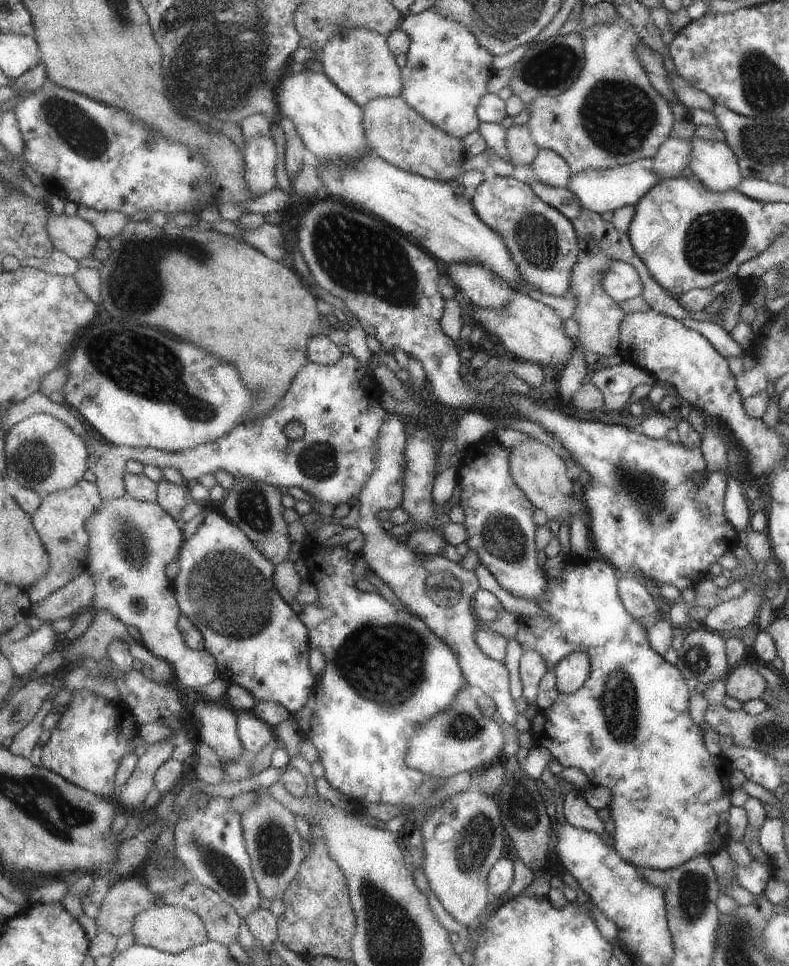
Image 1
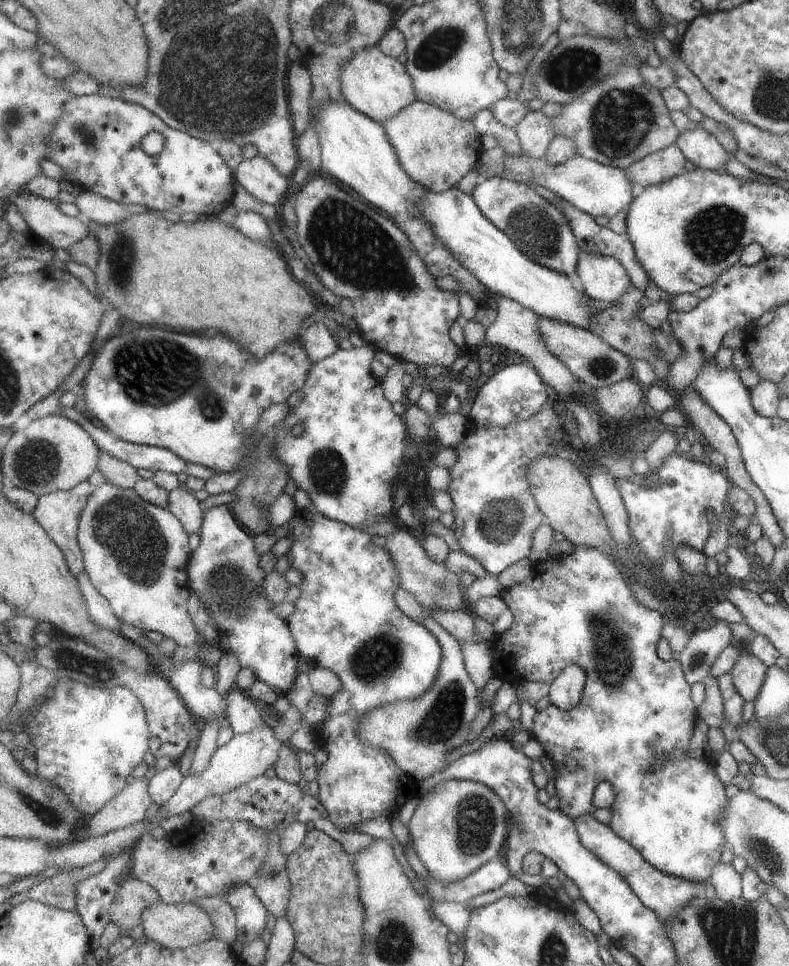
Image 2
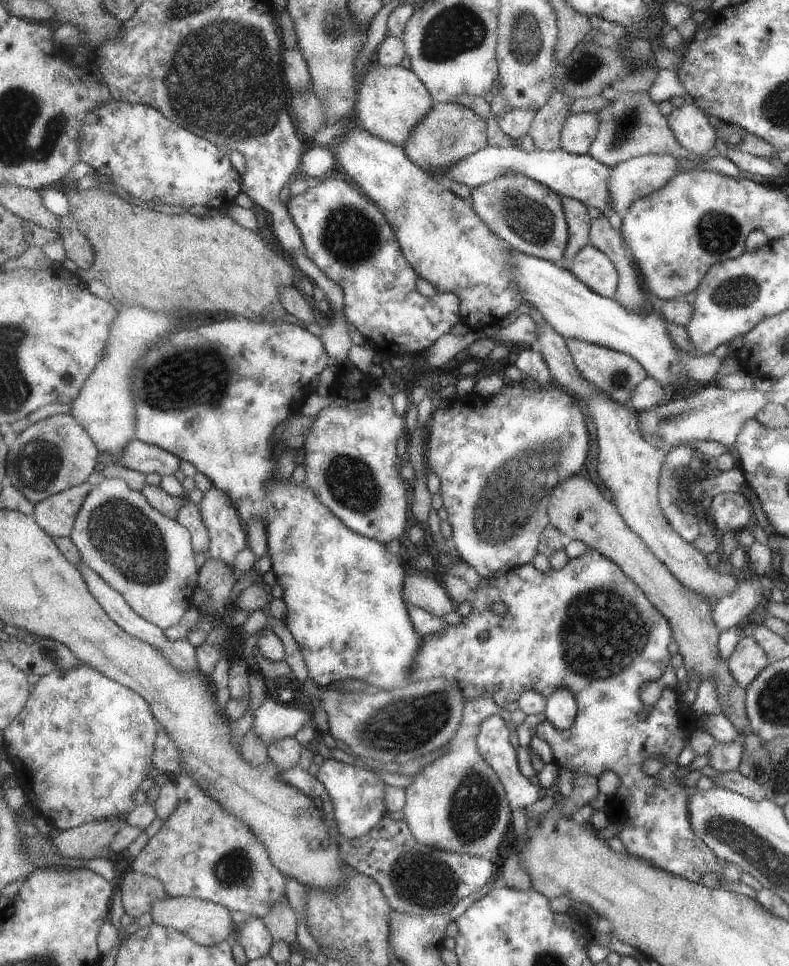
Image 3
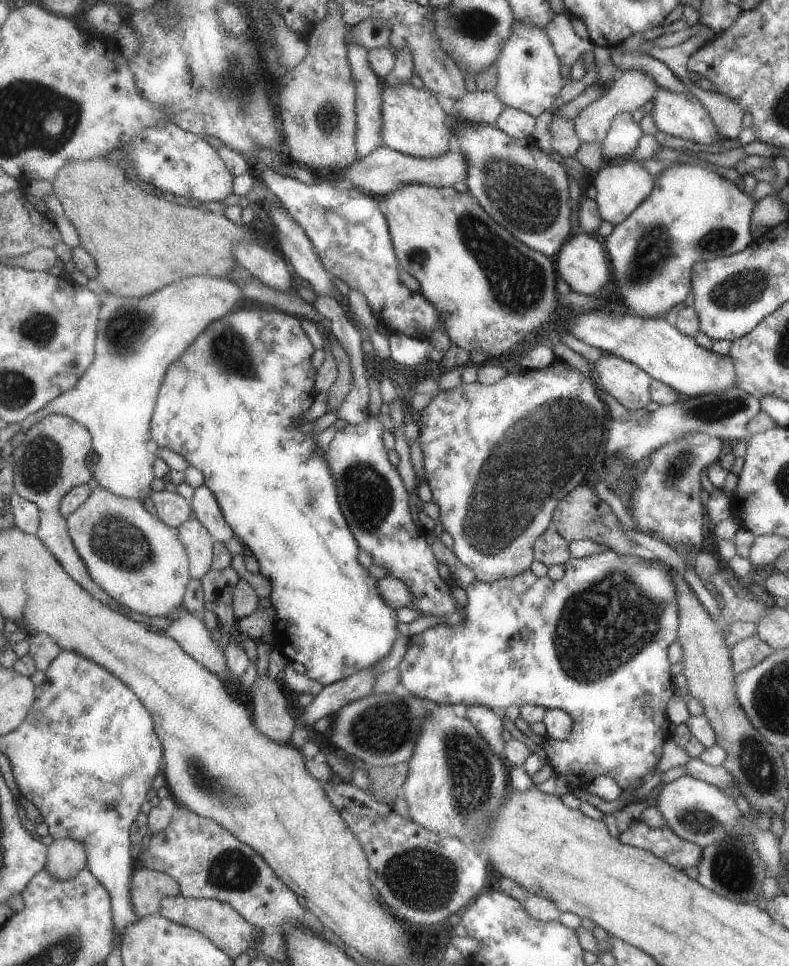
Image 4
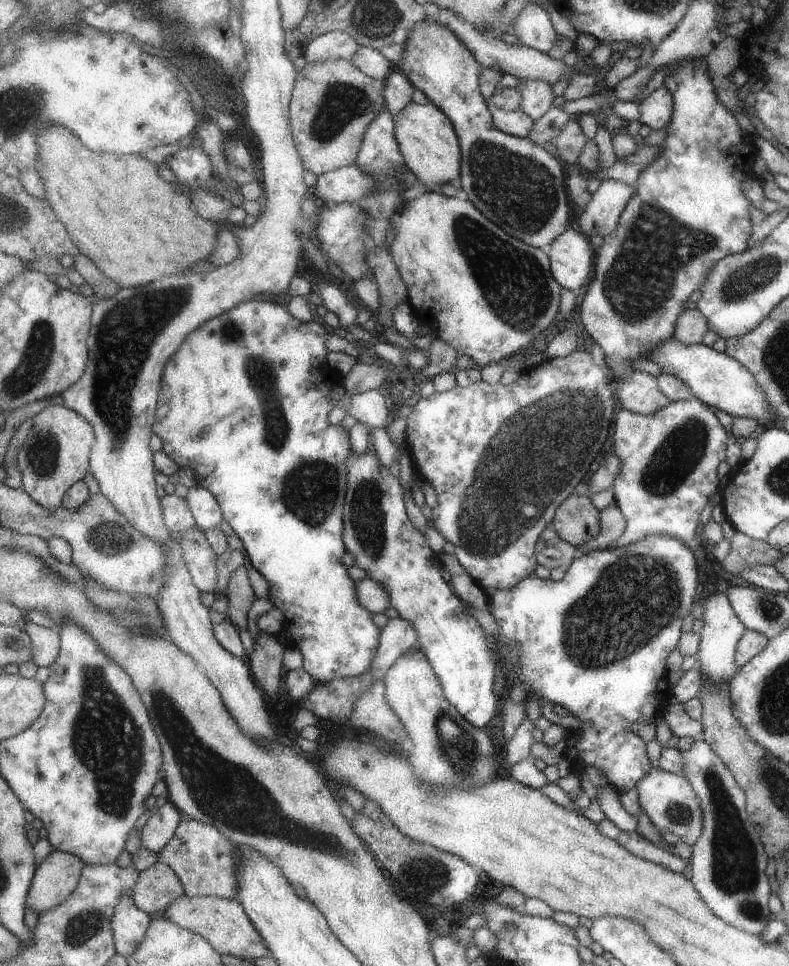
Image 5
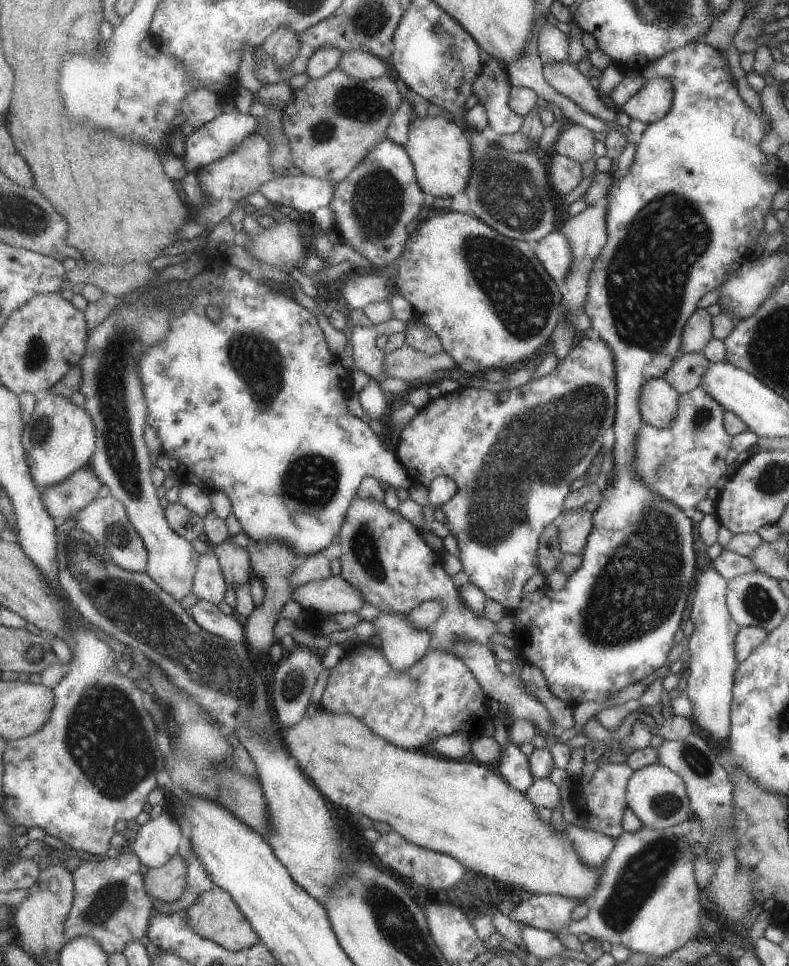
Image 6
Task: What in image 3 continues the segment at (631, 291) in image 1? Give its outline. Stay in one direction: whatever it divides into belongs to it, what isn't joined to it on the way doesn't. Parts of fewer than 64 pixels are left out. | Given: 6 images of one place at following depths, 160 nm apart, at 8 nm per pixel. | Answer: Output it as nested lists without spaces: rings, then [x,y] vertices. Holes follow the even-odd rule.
[[[587,244],[571,261],[570,271],[592,291],[615,298],[619,292],[620,274],[615,263],[597,247]]]

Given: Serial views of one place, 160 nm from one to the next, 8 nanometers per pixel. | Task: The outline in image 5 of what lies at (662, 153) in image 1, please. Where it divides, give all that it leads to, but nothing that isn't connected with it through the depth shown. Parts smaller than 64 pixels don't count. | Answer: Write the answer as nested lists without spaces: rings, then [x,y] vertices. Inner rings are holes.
[[[605,178],[583,212],[578,213],[580,231],[588,237],[609,236],[617,228],[620,214],[632,195],[633,187]]]

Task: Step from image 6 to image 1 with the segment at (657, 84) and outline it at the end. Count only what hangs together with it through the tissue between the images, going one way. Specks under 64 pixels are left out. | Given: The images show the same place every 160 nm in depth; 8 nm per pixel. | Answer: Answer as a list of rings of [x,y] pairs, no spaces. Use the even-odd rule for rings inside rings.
[[[690,139],[688,167],[699,182],[713,192],[735,189],[741,175],[738,160],[724,142]]]

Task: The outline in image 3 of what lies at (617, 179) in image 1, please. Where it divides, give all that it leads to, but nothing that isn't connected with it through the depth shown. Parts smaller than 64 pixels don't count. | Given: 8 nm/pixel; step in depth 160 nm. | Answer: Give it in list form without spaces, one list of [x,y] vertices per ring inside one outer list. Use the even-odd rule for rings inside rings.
[[[487,145],[485,148],[475,151],[471,156],[461,159],[444,174],[444,178],[437,178],[437,180],[441,183],[455,181],[475,189],[507,173],[519,173],[528,176],[545,184],[545,186],[551,187],[562,194],[563,197],[581,200],[587,206],[598,208],[607,216],[612,213],[609,192],[609,177],[612,168],[599,162],[589,153],[573,154],[563,148],[554,151],[536,148],[533,152],[526,152],[515,146],[496,147]]]

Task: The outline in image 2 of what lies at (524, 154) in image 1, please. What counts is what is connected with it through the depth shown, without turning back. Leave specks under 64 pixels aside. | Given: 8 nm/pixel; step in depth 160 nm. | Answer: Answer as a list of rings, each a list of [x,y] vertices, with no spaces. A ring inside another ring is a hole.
[[[531,111],[516,127],[523,152],[541,158],[556,137],[552,118],[539,111]]]

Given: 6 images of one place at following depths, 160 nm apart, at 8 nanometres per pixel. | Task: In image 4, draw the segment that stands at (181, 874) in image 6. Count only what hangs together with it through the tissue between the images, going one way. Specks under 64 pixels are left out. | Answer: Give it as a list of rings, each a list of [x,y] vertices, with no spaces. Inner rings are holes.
[[[138,866],[132,878],[134,911],[143,917],[160,912],[164,898],[181,895],[181,886],[167,873]]]

